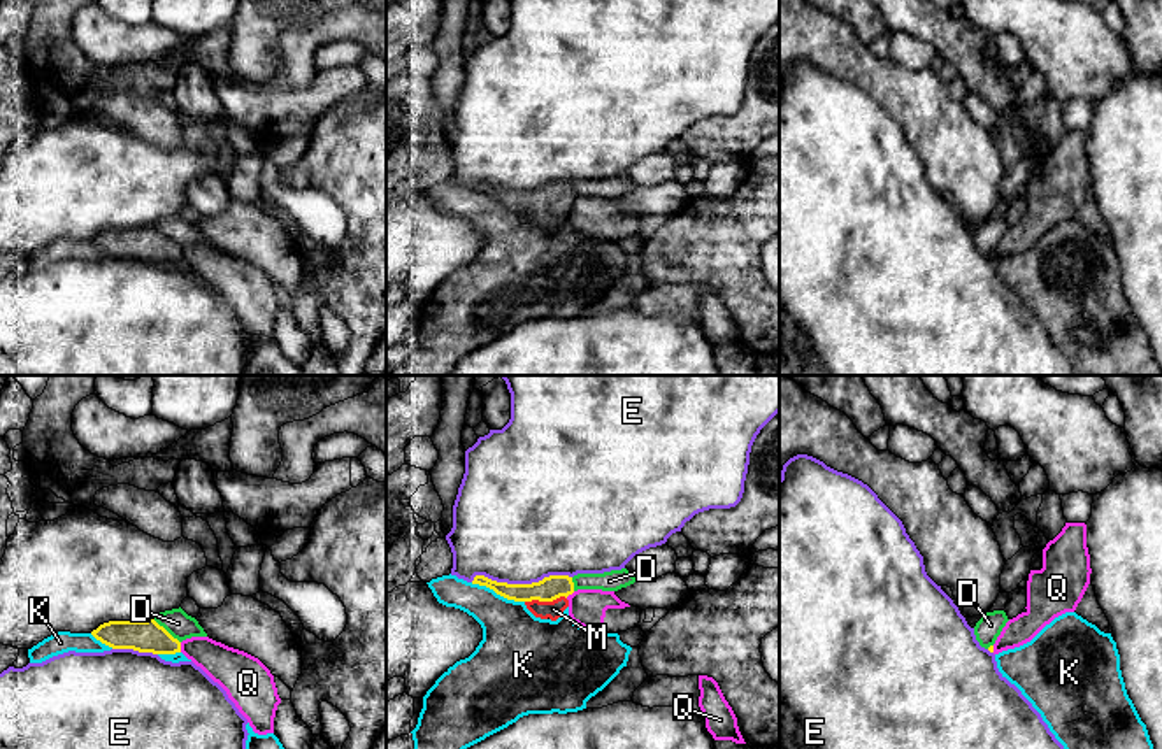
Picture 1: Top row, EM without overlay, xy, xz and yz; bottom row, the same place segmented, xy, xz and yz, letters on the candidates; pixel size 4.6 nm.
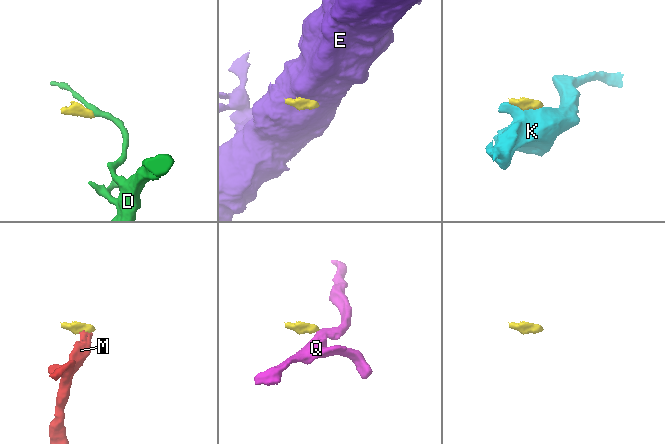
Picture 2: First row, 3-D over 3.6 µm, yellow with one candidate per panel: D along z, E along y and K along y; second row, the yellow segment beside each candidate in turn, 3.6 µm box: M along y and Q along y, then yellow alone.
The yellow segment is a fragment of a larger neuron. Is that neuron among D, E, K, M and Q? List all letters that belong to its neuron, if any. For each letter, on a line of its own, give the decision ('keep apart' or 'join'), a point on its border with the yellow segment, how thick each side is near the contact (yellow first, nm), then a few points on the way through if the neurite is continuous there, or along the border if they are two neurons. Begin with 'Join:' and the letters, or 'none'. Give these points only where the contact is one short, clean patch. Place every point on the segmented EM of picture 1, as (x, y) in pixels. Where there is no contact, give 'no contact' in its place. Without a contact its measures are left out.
Join: M
D: keep apart | xy (165, 630) | 140/120 nm | along xy (153, 620), (179, 642)
E: keep apart | xz (520, 584) | 110/500 nm
K: keep apart | xz (497, 593) | 110/320 nm
M: join | xz (545, 600) | 110/80 nm | across xz (550, 588), (545, 600), (553, 609)
Q: keep apart | xy (179, 648) | 140/180 nm | along xy (179, 642), (181, 651)

